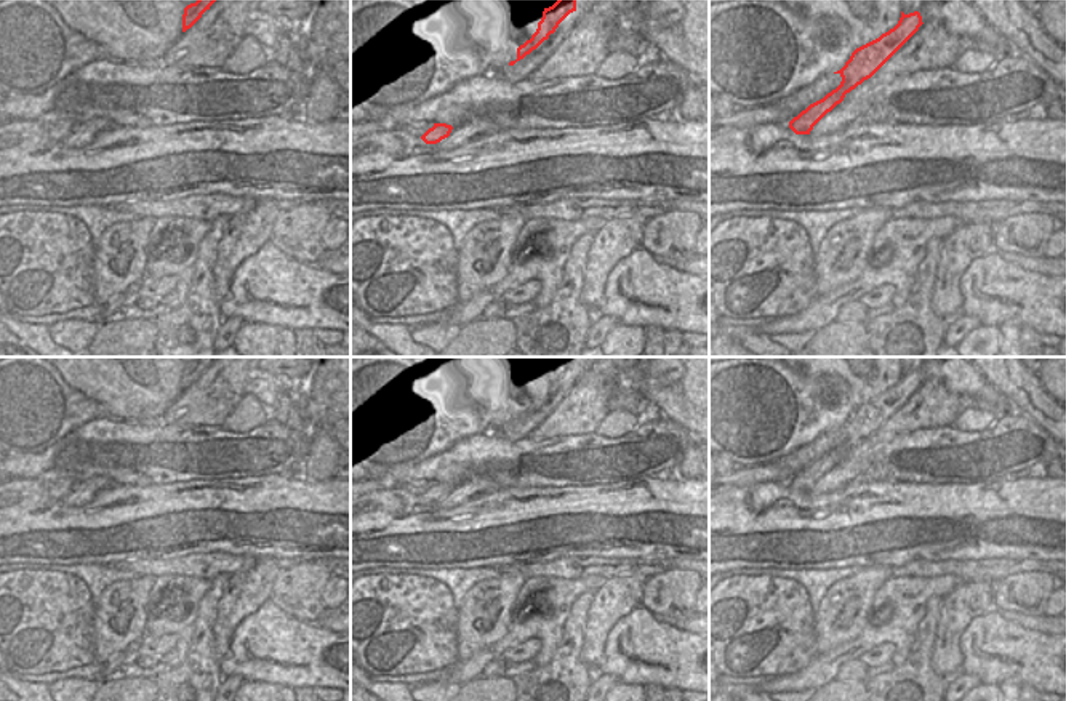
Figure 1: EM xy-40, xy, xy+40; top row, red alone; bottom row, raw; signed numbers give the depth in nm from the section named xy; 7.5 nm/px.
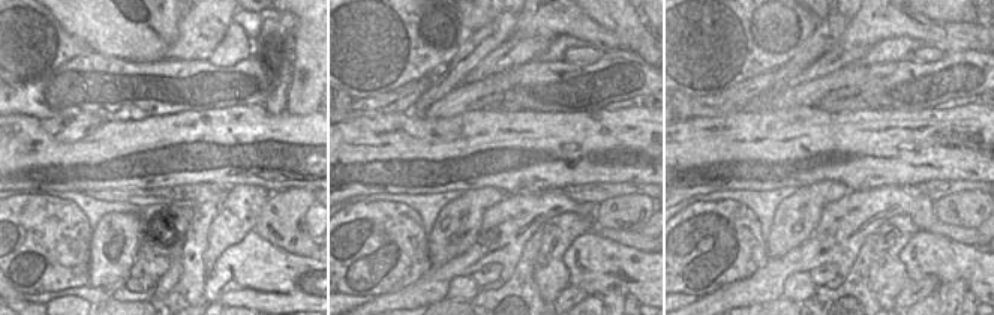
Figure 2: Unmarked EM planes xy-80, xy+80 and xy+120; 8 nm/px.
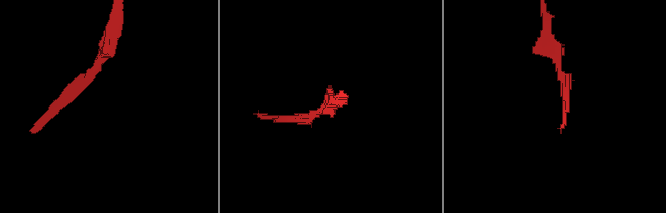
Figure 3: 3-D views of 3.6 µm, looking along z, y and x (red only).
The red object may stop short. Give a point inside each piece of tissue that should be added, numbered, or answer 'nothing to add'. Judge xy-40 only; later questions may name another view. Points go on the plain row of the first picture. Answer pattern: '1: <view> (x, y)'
nothing to add

